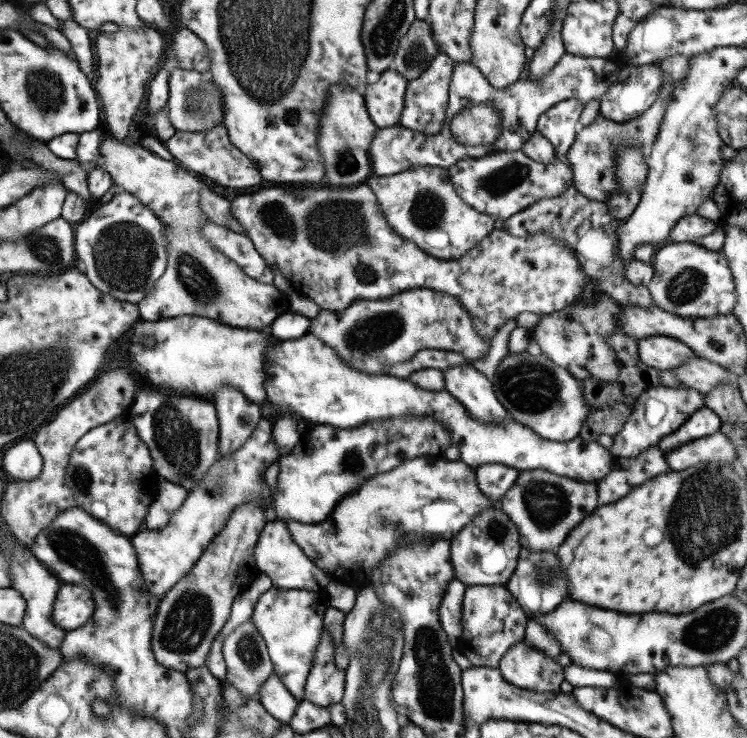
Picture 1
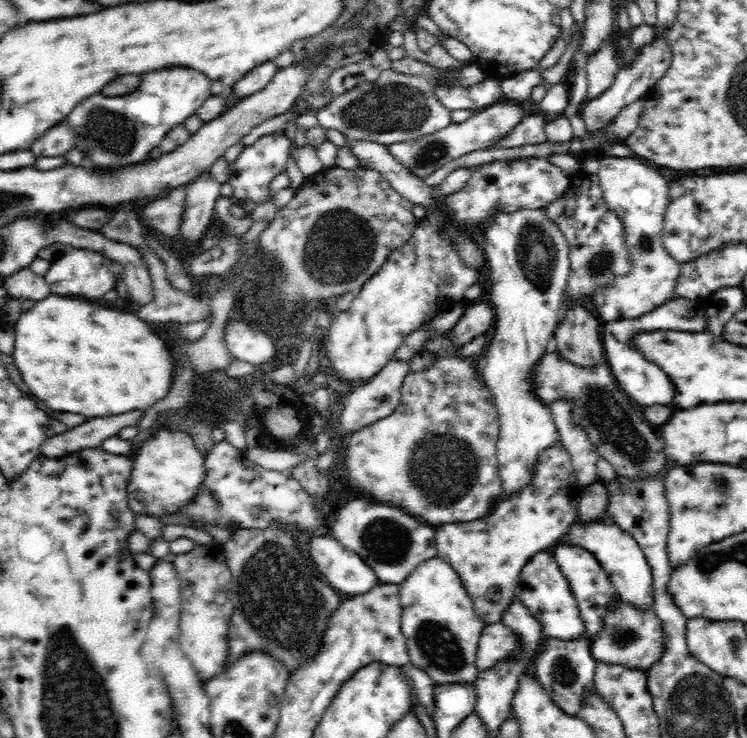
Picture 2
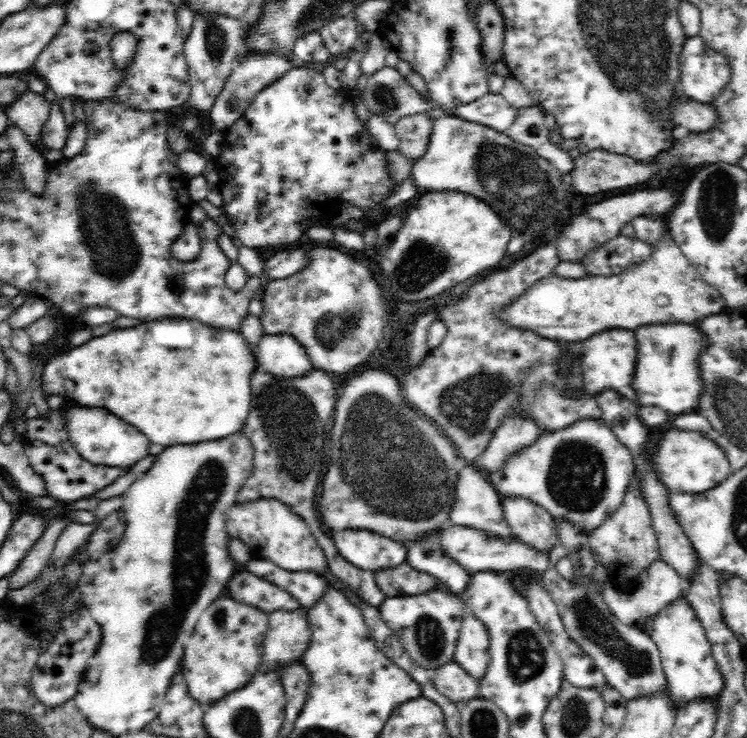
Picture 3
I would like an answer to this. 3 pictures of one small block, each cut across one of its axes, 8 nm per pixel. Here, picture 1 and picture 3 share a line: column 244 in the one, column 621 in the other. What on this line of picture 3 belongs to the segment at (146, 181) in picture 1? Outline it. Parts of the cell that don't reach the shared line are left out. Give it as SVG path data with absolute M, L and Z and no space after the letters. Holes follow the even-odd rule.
M670 231L666 242L652 247L652 258L644 264L632 266L622 274L612 276L591 275L587 278L570 279L552 274L538 280L512 303L494 308L494 317L514 328L532 331L541 337L566 344L579 344L592 335L610 329L634 330L644 325L664 323L692 323L720 312L725 307L722 295L715 287L699 276L696 267L686 259L682 250L673 242Z

